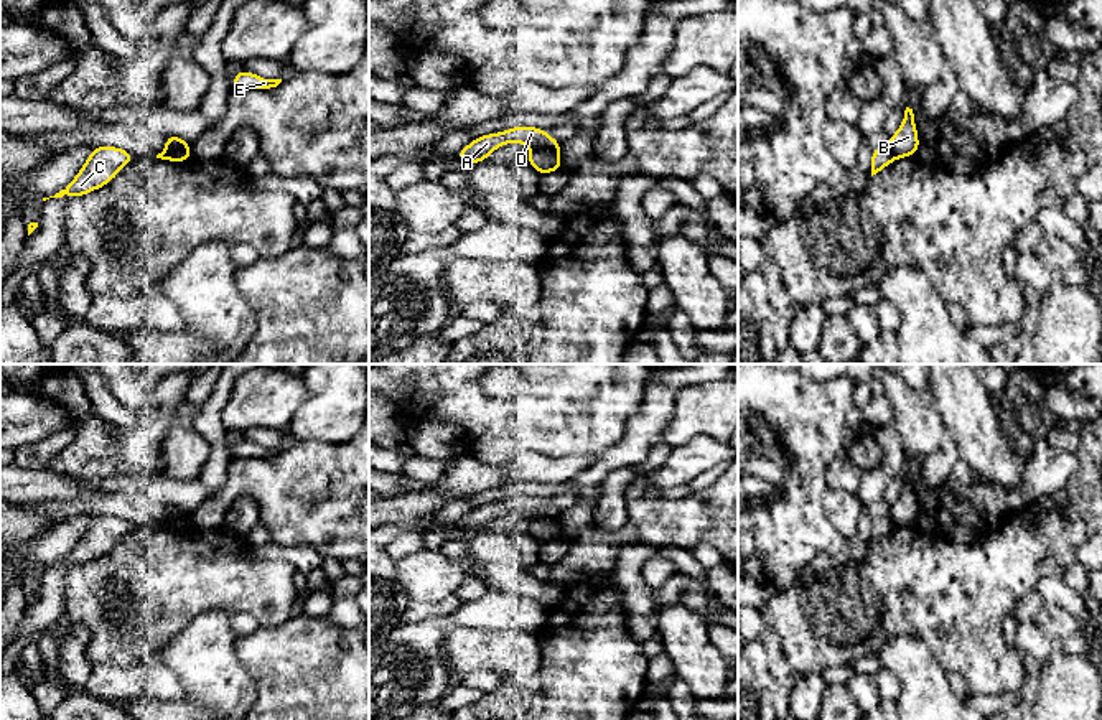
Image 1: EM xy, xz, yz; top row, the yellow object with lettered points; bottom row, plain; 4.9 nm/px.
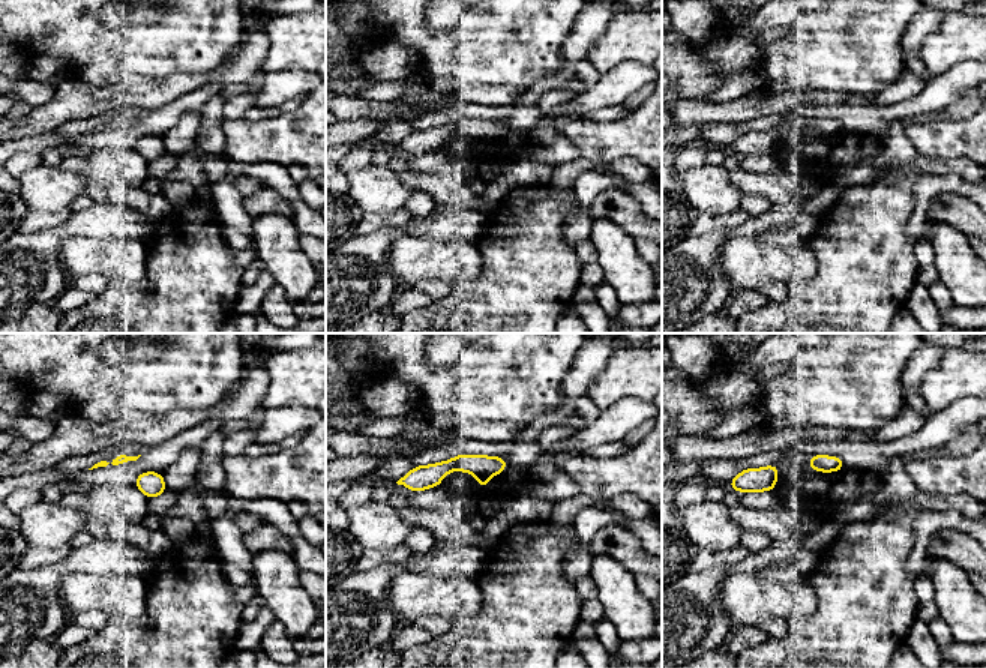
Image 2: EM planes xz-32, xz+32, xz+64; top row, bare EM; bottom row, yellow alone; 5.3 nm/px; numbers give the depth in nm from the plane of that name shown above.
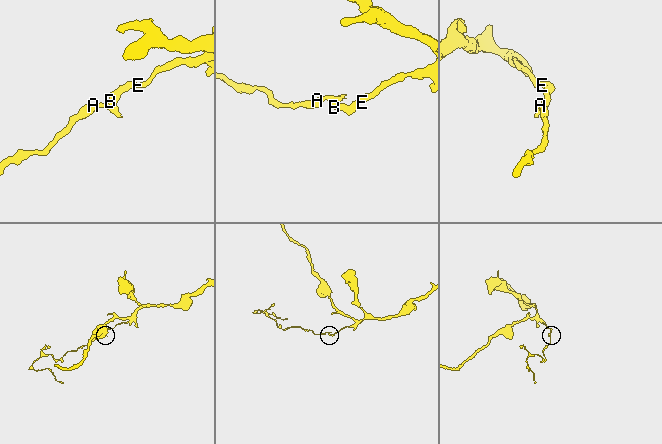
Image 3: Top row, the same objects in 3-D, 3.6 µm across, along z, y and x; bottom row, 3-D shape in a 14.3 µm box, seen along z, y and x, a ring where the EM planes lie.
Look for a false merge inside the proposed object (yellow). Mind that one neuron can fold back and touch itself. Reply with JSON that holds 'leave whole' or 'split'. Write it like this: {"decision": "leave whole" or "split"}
{"decision": "split"}

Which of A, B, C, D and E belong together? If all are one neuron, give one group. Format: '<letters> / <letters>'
A C D / B E

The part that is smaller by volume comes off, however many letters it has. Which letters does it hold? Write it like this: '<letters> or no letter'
A, C, D

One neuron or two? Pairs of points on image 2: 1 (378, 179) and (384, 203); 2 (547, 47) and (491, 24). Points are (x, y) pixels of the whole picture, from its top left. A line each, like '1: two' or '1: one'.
1: one
2: one

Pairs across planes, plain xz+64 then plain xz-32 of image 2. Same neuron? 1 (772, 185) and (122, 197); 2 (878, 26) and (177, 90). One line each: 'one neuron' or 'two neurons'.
1: one neuron
2: two neurons

